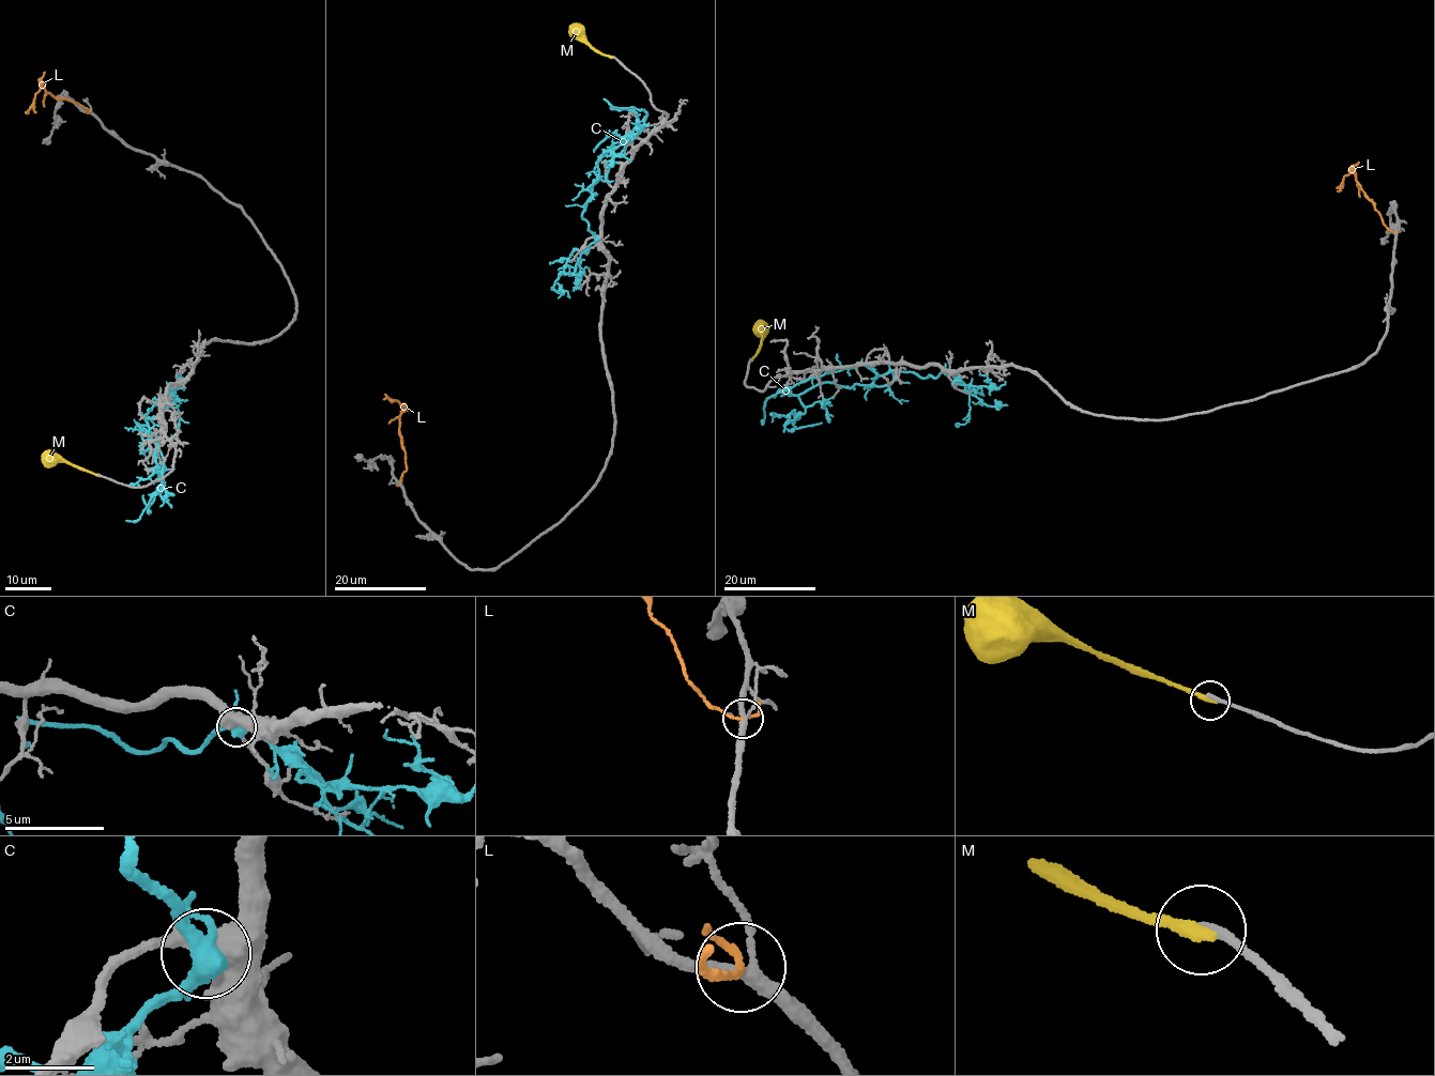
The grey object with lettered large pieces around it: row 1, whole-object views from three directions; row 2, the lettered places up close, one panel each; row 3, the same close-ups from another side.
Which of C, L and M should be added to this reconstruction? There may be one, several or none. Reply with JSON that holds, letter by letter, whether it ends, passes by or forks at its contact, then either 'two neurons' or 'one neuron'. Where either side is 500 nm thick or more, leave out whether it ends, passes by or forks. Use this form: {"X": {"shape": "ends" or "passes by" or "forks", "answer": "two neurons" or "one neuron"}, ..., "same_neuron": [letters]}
{"C": {"shape": "forks", "answer": "two neurons"}, "L": {"shape": "passes by", "answer": "two neurons"}, "M": {"shape": "ends", "answer": "two neurons"}, "same_neuron": []}

